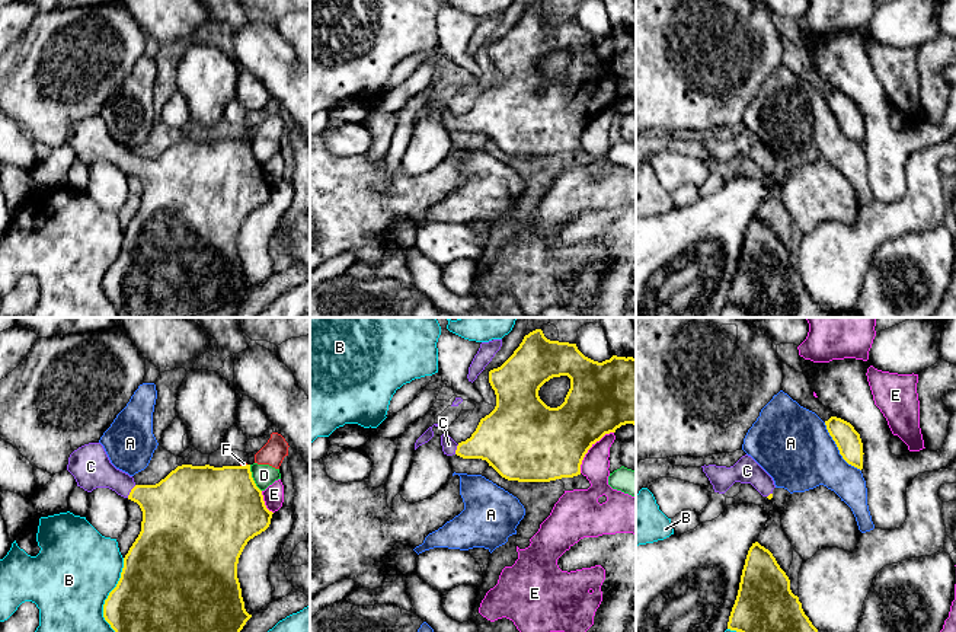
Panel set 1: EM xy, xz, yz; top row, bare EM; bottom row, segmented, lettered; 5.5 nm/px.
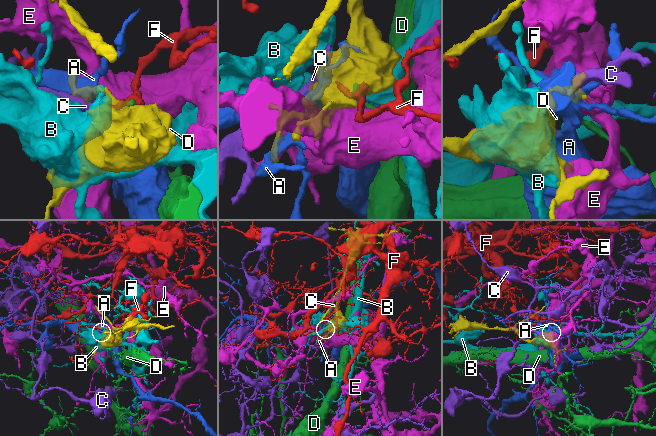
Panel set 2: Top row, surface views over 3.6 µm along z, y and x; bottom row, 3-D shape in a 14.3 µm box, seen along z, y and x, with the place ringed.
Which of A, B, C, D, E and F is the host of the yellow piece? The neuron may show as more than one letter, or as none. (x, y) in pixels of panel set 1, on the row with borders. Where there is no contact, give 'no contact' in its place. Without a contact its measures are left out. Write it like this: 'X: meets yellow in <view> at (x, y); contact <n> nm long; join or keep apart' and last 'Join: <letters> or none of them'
A: meets yellow in yz at (838, 449); contact 340 nm long; keep apart
B: meets yellow in xy at (109, 594); contact 420 nm long; keep apart
C: meets yellow in xy at (131, 491); contact 90 nm long; join
D: meets yellow in xy at (252, 478); contact 170 nm long; keep apart
E: meets yellow in xz at (590, 447); contact 300 nm long; keep apart
F: meets yellow in xy at (243, 466); contact 40 nm long; keep apart
Join: C

